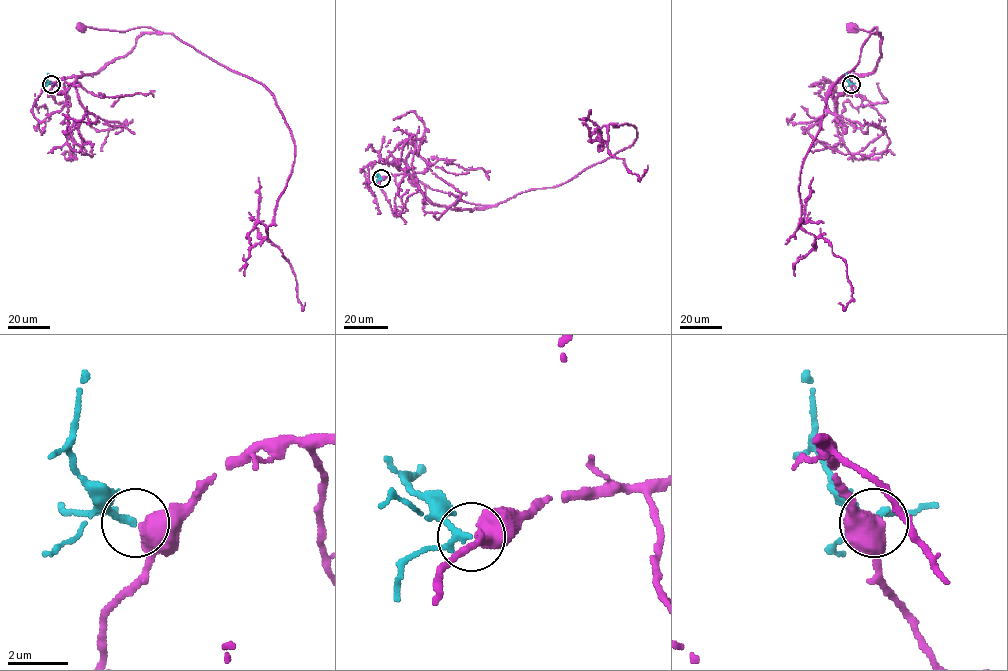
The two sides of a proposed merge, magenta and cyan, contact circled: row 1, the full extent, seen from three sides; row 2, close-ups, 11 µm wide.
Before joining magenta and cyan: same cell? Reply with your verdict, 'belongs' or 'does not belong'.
belongs

